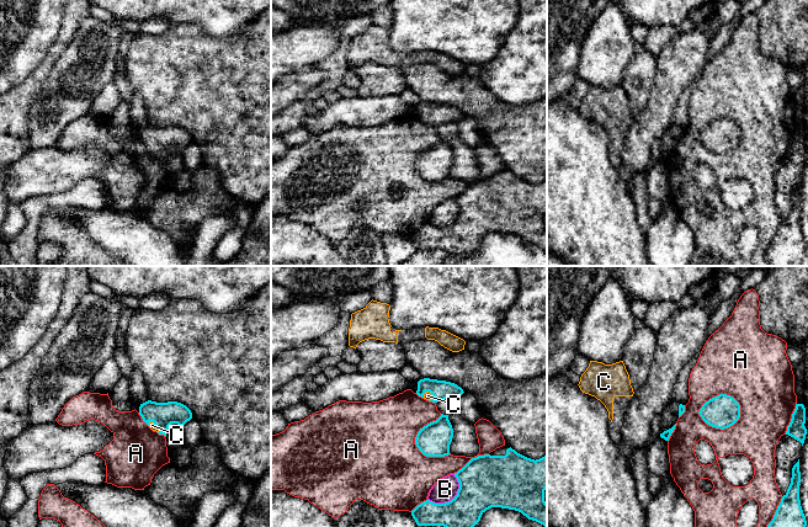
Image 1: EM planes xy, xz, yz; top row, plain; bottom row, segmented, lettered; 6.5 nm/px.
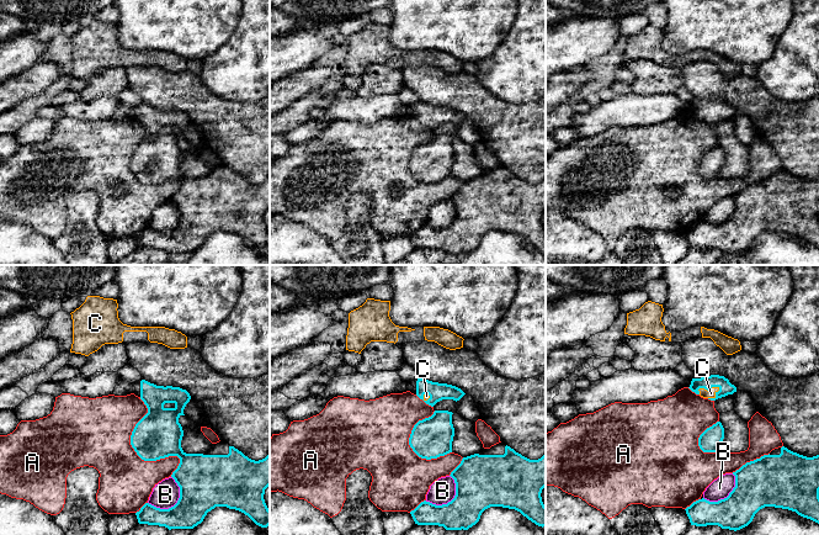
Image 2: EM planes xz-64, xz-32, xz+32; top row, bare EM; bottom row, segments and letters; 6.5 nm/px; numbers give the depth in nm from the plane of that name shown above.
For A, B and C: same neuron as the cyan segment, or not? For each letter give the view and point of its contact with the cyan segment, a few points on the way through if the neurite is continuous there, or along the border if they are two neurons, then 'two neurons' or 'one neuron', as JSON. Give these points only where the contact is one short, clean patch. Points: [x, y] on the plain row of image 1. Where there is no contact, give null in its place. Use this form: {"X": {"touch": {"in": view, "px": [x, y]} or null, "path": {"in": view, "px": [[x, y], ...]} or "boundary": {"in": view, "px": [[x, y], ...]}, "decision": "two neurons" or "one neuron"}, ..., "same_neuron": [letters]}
{"A": {"touch": {"in": "yz", "px": [717, 120]}, "decision": "two neurons"}, "B": {"touch": {"in": "xz", "px": [452, 223]}, "decision": "two neurons"}, "C": {"touch": {"in": "xz", "px": [429, 115]}, "path": {"in": "xz", "px": [[441, 113], [429, 115], [428, 120]]}, "decision": "one neuron"}, "same_neuron": ["C"]}

